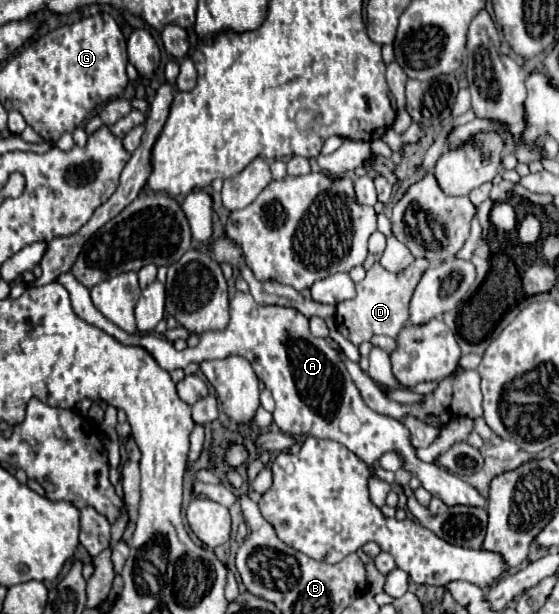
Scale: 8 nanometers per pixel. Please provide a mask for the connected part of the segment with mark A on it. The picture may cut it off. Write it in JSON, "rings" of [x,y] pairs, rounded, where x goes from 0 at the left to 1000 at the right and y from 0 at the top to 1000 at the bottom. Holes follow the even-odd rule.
{"rings":[[[125,443],[114,450],[104,450],[104,459],[122,472],[129,502],[136,515],[143,515],[150,524],[179,534],[215,560],[229,564],[250,564],[258,567],[293,603],[308,606],[315,599],[333,599],[340,590],[365,590],[426,577],[436,580],[462,619],[472,622],[472,629],[487,638],[494,668],[490,668],[490,691],[519,710],[565,710],[565,713],[590,713],[608,723],[615,723],[623,733],[637,736],[658,759],[669,759],[673,749],[691,736],[708,736],[719,743],[723,756],[719,762],[741,775],[748,775],[755,795],[762,795],[773,808],[787,811],[798,824],[834,821],[834,824],[869,824],[869,814],[830,782],[816,779],[801,765],[794,765],[784,756],[762,756],[744,743],[744,730],[733,723],[733,704],[730,697],[698,678],[676,674],[665,664],[658,664],[644,645],[644,635],[637,625],[630,625],[630,616],[623,612],[623,603],[615,590],[608,586],[605,573],[580,554],[555,544],[555,521],[530,508],[526,502],[508,498],[472,498],[454,492],[447,476],[422,476],[422,482],[411,489],[411,528],[401,541],[369,541],[358,547],[351,567],[333,567],[318,573],[297,550],[275,547],[275,544],[229,544],[215,537],[208,528],[200,528],[193,518],[186,518],[161,489],[161,472],[150,469]],[[619,674],[637,674],[644,684],[644,697],[633,707],[619,707],[608,697],[608,684]]]}

